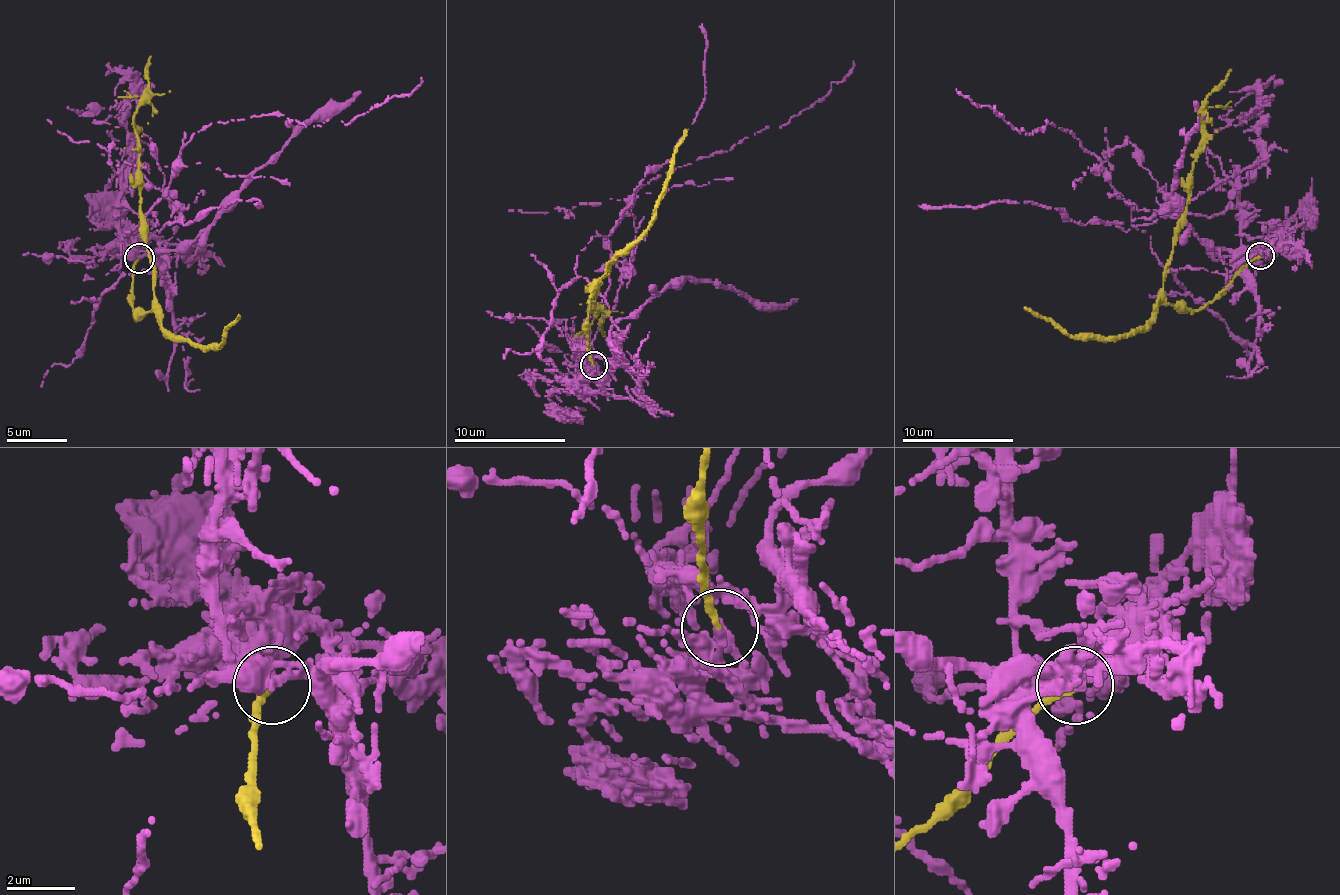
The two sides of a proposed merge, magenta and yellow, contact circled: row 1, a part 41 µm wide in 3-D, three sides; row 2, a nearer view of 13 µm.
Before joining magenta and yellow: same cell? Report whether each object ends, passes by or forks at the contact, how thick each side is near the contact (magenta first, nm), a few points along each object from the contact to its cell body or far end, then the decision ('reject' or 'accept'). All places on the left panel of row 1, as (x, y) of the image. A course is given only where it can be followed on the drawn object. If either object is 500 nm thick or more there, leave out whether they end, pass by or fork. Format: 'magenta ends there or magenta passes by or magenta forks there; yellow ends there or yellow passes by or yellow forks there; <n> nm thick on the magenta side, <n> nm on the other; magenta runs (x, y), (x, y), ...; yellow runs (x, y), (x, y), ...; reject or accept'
magenta ends there; yellow ends there; 280 nm thick on the magenta side, 240 nm on the other; magenta runs (138, 257), (153, 239), (189, 245), (165, 279), (120, 273), (123, 236), (210, 122), (349, 125), (422, 76); yellow runs (138, 257), (132, 273), (135, 318), (153, 306), (135, 134), (138, 100), (147, 85), (150, 55); reject

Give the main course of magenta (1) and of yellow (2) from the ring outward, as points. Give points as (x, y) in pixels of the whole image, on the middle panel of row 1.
1: (593, 364), (607, 392), (640, 398), (607, 301), (576, 273), (587, 242), (640, 187), (787, 123), (854, 62)
2: (593, 364), (587, 348), (590, 287), (607, 267), (590, 306), (601, 312), (604, 337)

